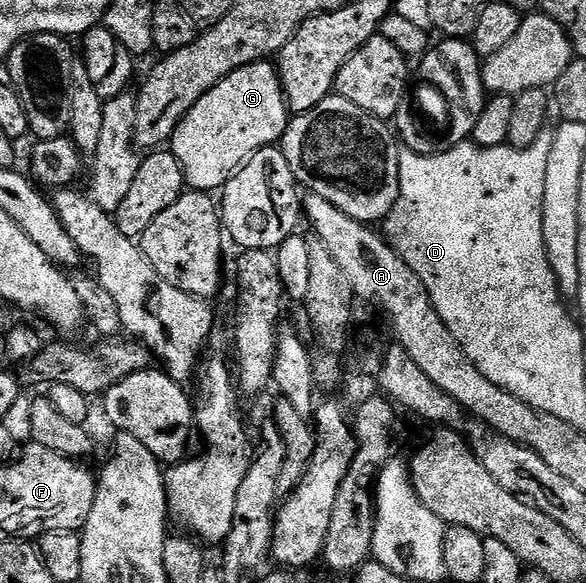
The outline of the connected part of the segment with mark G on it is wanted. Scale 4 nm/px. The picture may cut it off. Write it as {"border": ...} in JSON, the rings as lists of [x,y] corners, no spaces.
{"border":[[[271,60],[255,61],[222,79],[178,123],[170,151],[182,167],[184,184],[192,191],[220,191],[260,149],[275,146],[290,120],[279,68]]]}

